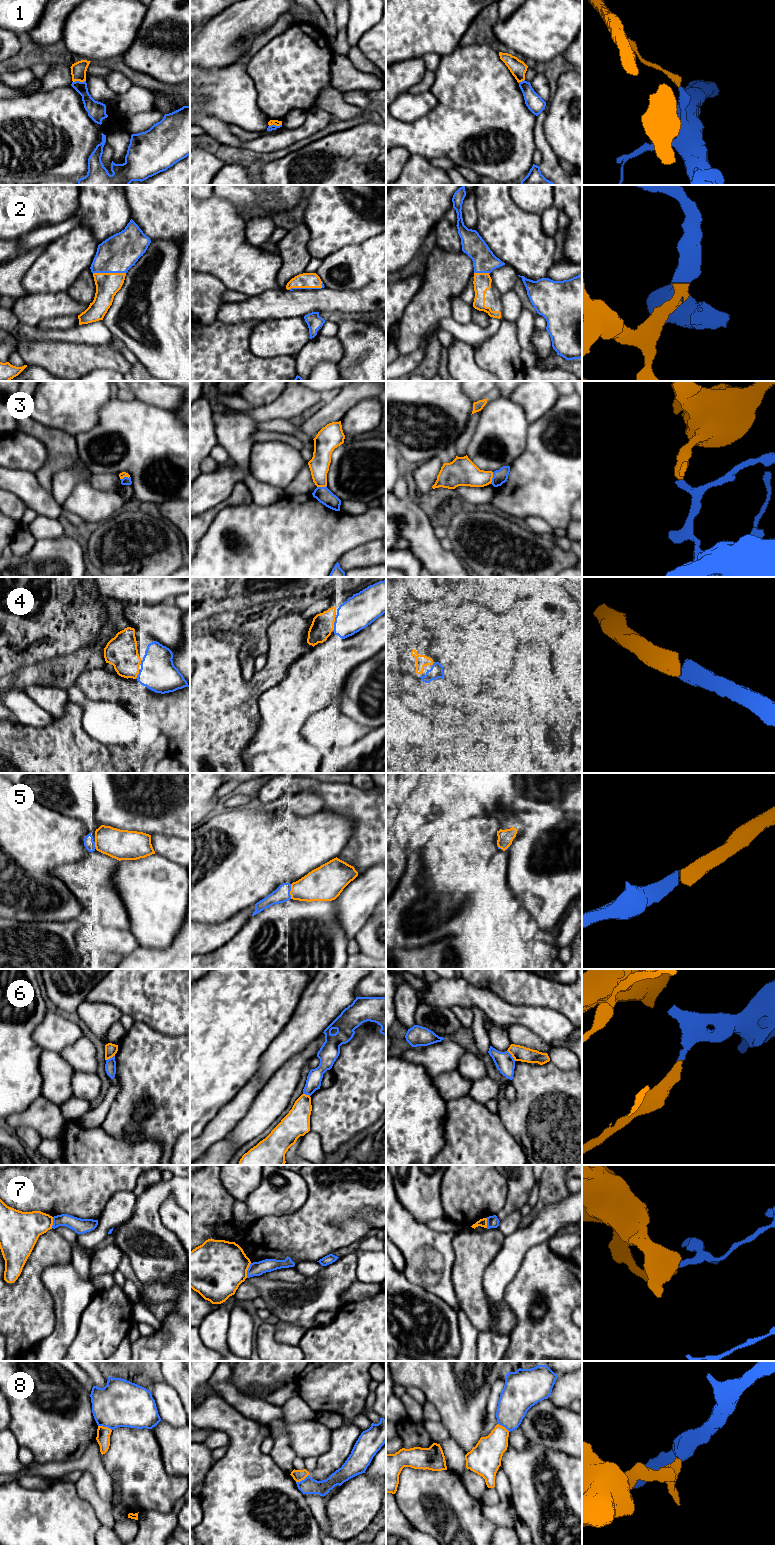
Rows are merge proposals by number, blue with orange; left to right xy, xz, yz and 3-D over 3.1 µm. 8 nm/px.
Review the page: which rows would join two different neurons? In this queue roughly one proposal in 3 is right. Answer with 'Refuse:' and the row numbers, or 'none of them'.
Refuse: 1, 3, 6, 7, 8

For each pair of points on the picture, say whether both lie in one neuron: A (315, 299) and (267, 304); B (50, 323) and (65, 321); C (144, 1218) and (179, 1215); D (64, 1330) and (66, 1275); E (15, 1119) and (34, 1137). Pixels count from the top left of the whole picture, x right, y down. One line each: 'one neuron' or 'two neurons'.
A: one neuron
B: one neuron
C: two neurons
D: one neuron
E: two neurons

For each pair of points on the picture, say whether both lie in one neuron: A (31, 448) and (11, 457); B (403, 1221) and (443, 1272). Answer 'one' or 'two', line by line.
A: one
B: one

